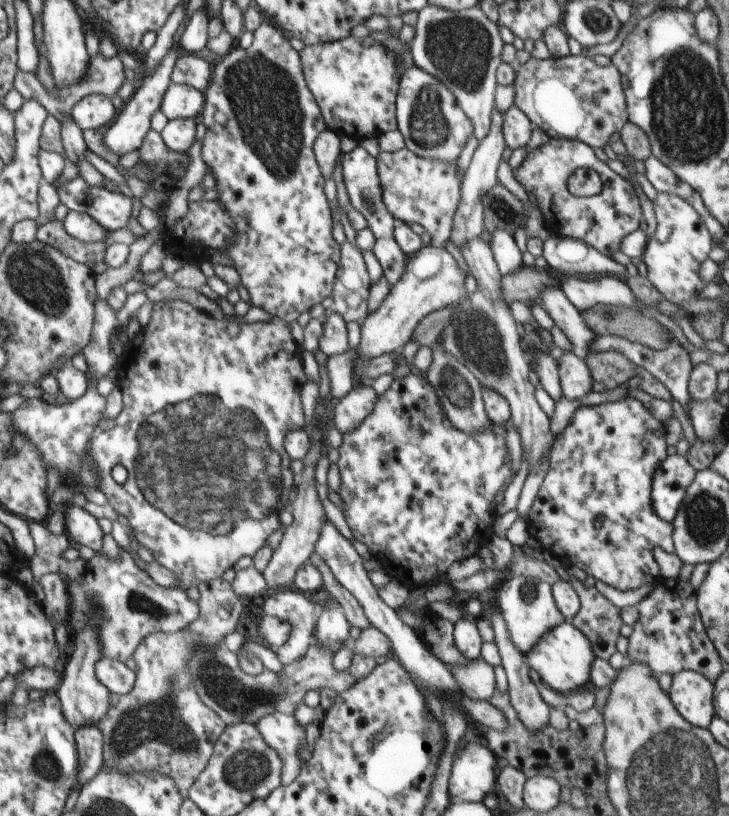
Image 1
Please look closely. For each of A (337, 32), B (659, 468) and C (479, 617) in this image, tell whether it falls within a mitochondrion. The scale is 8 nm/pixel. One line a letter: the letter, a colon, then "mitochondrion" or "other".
A: other
B: other
C: other

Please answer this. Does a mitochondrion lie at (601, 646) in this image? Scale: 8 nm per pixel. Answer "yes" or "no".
no

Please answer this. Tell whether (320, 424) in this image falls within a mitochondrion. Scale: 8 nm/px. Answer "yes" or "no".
no

